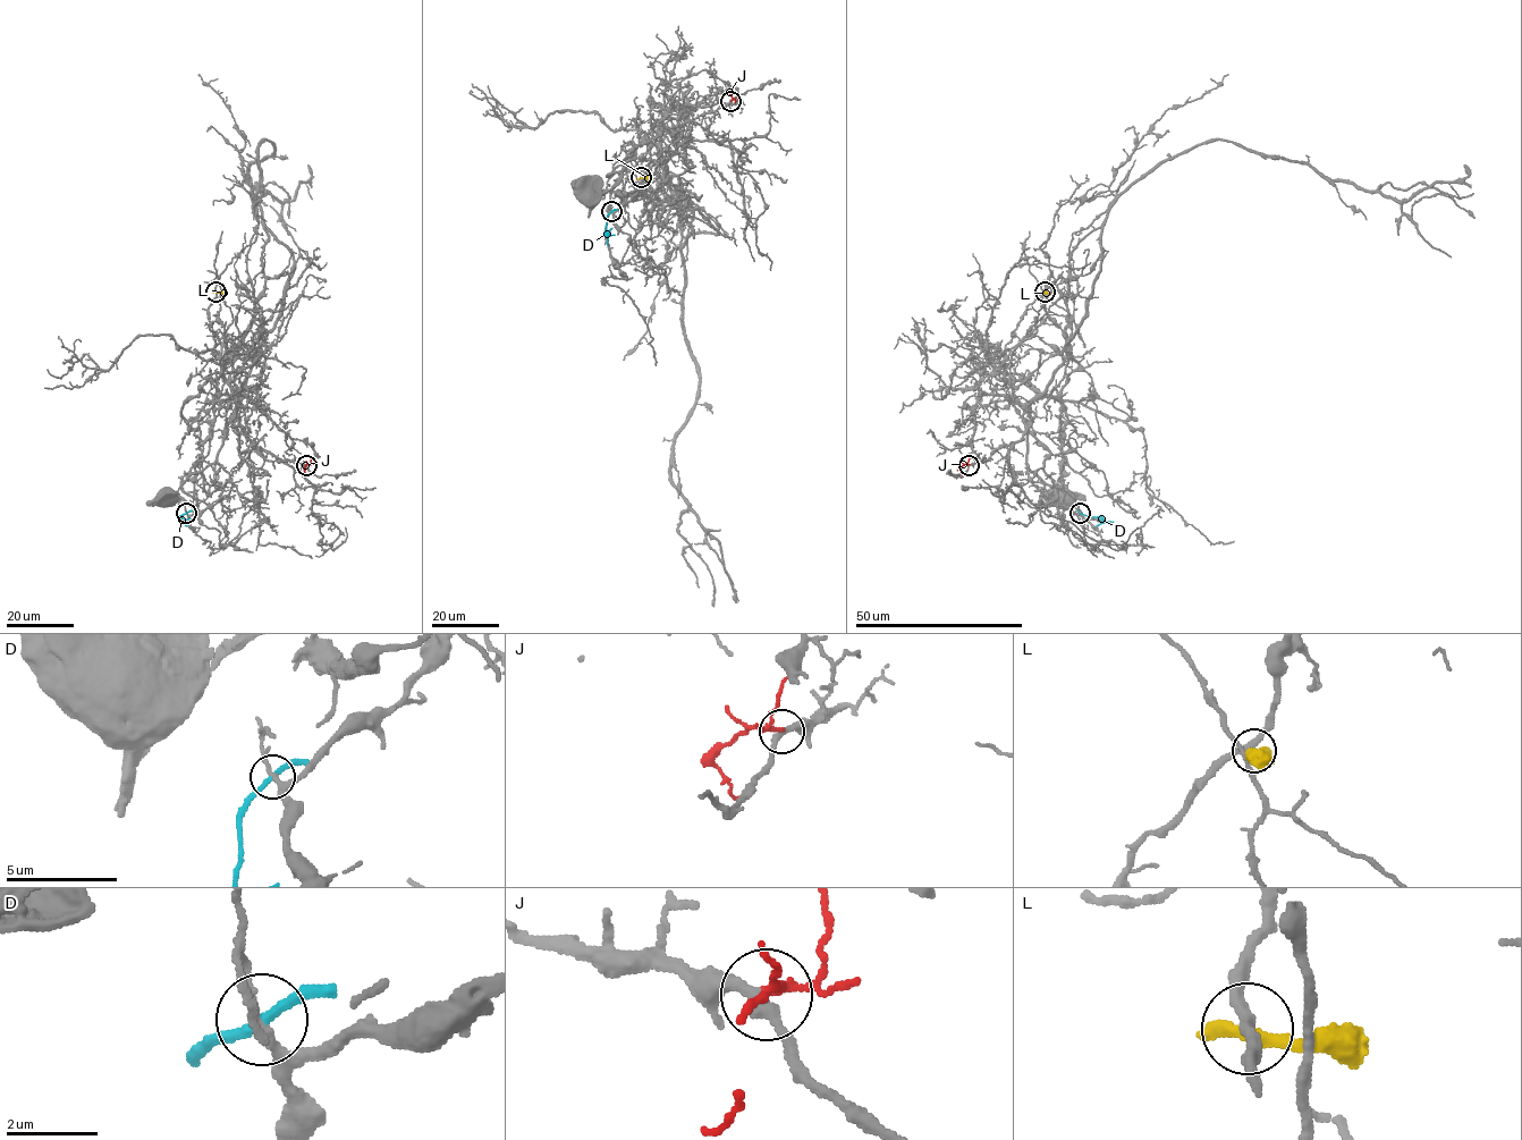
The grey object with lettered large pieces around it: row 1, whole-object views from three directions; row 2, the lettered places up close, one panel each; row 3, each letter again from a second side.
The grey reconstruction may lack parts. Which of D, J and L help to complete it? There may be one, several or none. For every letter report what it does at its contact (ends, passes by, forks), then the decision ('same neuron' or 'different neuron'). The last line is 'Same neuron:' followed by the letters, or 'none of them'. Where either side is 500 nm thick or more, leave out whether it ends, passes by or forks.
D: it passes by | different neuron
J: it passes by | same neuron
L: it passes by | different neuron
Same neuron: J

